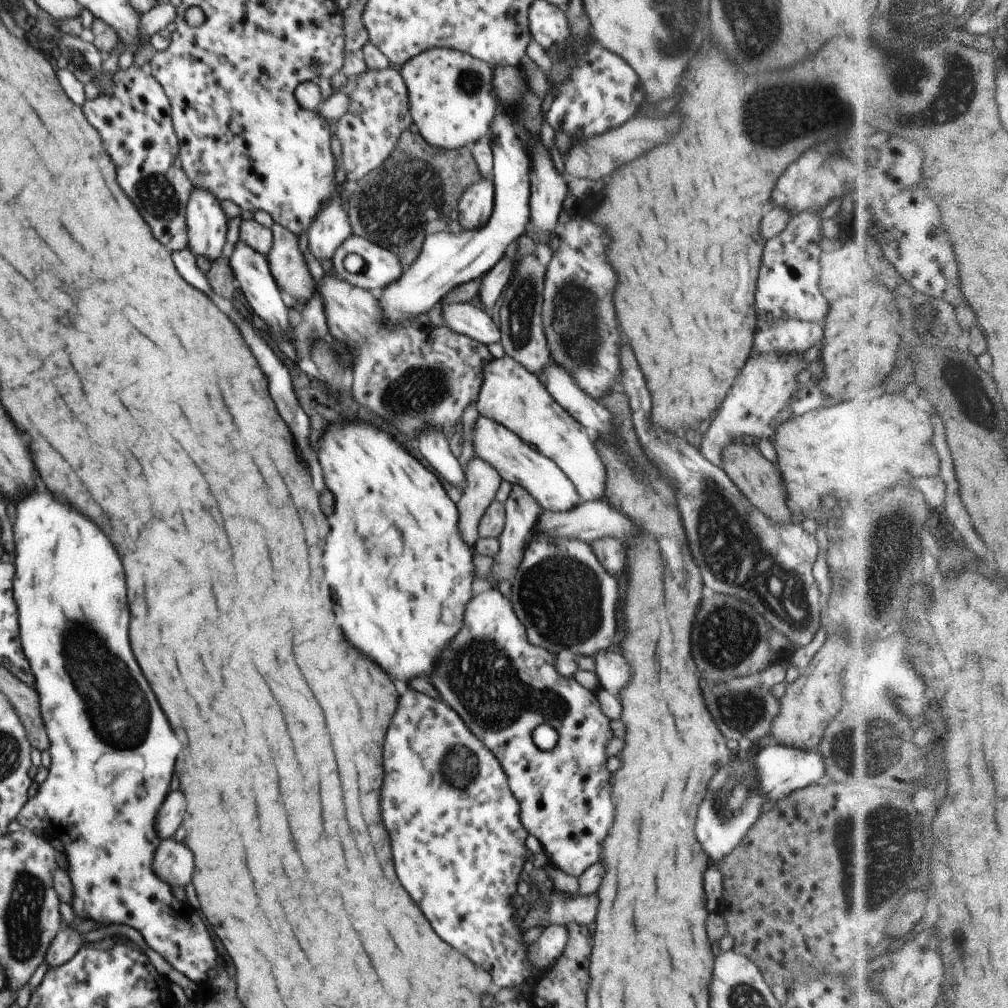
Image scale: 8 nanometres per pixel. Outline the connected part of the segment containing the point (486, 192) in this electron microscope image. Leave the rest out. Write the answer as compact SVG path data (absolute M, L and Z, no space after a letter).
M481 177L472 186L468 186L462 192L456 209L460 212L457 222L461 228L474 230L486 226L494 210L494 198L495 187L490 178Z

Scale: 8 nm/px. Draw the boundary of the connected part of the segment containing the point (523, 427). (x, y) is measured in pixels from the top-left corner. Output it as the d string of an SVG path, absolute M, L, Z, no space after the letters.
M506 355L484 364L481 390L475 404L480 416L502 424L520 440L550 458L574 484L582 502L604 500L606 468L598 455L593 437L550 396L544 381L522 367L522 364Z

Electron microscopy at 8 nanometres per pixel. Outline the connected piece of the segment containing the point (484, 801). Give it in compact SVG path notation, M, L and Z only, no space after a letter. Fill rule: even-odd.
M408 686L408 690L400 696L398 702L398 710L390 722L390 730L386 736L386 746L384 746L384 786L382 786L382 822L390 834L392 840L392 856L394 856L394 866L396 866L396 874L402 882L402 886L406 888L406 892L410 892L412 900L420 906L420 910L426 914L426 918L430 920L432 928L436 930L436 934L446 940L450 946L454 946L456 950L460 950L464 956L468 956L470 960L474 960L476 964L482 964L482 968L498 984L498 988L514 988L530 979L532 976L532 964L528 960L528 944L524 940L524 932L520 930L522 922L516 921L516 908L512 904L514 897L519 891L523 891L524 884L522 876L524 875L524 864L526 861L526 840L529 833L524 829L520 817L520 806L510 791L508 784L508 776L504 774L502 766L496 760L496 756L490 753L488 748L466 728L466 724L462 722L462 718L442 699L435 700L430 696L424 696L420 692L416 692L412 687Z

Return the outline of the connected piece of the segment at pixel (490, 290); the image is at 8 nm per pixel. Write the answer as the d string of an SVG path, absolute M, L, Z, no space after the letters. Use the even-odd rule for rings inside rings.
M511 248L504 254L503 258L500 258L496 265L490 270L490 273L483 278L481 283L481 290L479 291L480 300L482 306L488 310L487 314L491 315L496 302L506 284L510 282L510 276L512 276L513 268L516 265L514 261L515 248Z

